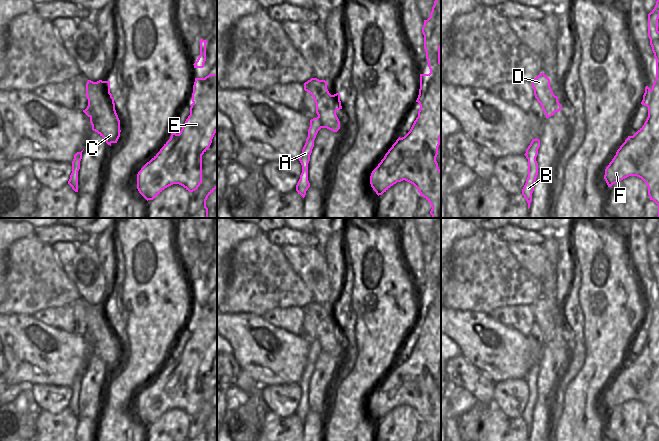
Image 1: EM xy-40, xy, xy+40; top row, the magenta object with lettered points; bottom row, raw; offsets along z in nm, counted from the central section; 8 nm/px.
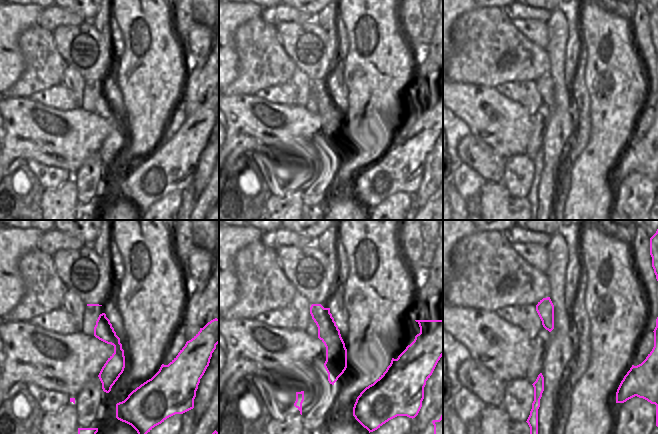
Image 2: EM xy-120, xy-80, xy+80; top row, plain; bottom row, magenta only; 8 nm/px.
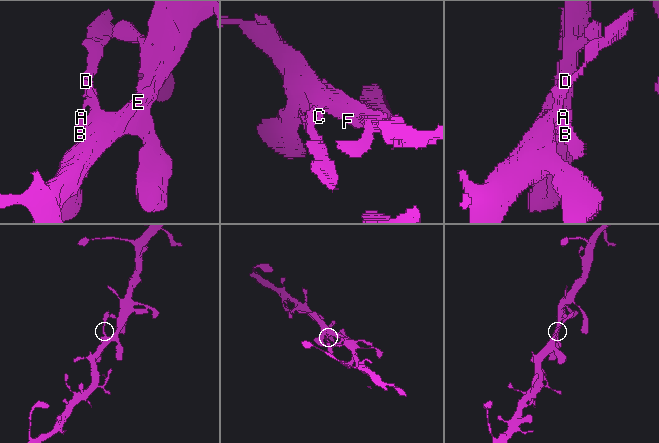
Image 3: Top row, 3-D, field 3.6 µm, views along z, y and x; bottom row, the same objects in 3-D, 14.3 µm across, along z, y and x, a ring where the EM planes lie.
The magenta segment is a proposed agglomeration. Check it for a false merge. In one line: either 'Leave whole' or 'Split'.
Leave whole.

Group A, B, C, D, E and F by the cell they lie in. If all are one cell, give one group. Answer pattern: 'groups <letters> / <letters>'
groups A B C D E F

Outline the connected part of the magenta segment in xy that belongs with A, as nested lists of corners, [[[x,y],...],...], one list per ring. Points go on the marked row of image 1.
[[[311,78],[304,83],[304,90],[312,95],[316,103],[318,117],[310,120],[308,137],[302,153],[298,158],[302,165],[302,173],[296,185],[296,191],[303,198],[310,187],[308,181],[308,163],[318,131],[321,128],[327,128],[333,132],[337,132],[340,129],[340,121],[336,115],[336,111],[342,109],[340,94],[331,95],[327,89],[327,85],[328,83],[325,80],[319,80],[317,78]]]

